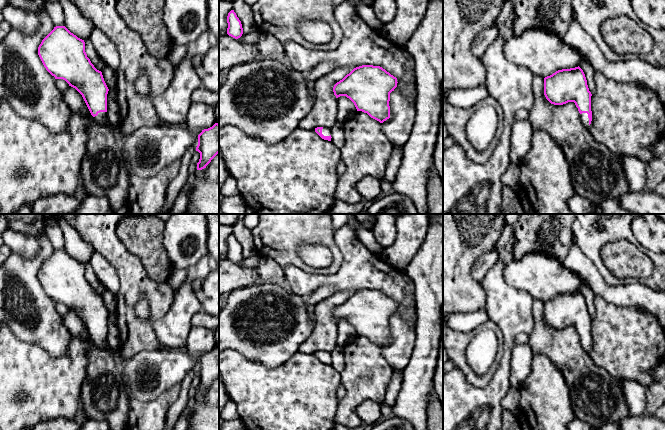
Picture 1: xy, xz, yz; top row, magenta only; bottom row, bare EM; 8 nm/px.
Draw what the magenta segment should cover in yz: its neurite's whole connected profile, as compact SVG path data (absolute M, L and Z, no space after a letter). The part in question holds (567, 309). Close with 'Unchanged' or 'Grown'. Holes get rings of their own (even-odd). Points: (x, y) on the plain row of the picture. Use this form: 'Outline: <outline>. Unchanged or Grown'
Outline: M578 290L558 294L544 302L544 319L554 329L574 326L581 338L583 349L588 352L592 345L591 316L583 294Z. Grown

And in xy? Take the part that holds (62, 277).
Outline: M56 250L42 264L38 279L55 303L65 304L82 319L91 339L99 348L112 352L107 344L109 313L102 296L87 281L84 264L65 250Z. Grown

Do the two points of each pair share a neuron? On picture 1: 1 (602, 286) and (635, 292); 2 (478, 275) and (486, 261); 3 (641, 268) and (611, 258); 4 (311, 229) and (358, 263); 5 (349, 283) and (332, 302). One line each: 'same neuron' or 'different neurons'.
1: same neuron
2: same neuron
3: same neuron
4: different neurons
5: different neurons

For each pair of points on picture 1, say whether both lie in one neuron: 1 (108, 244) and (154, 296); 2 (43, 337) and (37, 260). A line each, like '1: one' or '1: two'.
1: one
2: one

